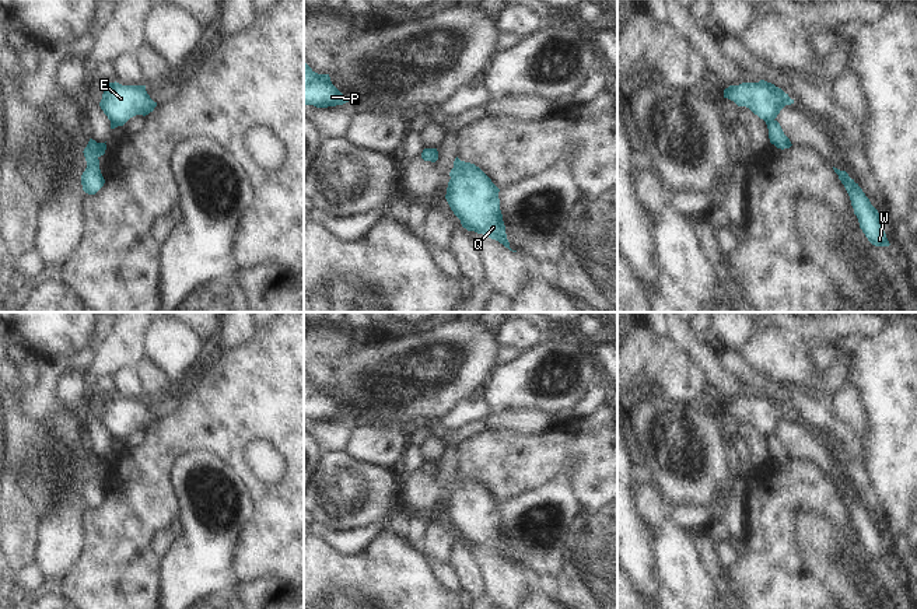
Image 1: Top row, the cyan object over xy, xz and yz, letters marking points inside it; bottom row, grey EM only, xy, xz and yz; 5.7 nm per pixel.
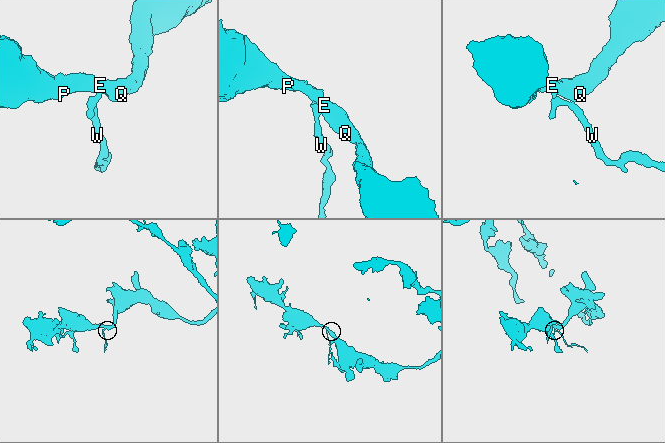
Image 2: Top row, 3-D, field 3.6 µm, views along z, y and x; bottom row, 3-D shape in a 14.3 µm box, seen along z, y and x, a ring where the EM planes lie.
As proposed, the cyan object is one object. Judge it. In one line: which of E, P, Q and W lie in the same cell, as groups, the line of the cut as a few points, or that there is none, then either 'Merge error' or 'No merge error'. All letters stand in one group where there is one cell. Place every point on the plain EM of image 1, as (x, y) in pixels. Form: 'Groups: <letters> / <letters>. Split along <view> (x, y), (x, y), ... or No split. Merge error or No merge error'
Groups: E P Q / W. Split along yz (773, 433), (766, 437). Merge error.

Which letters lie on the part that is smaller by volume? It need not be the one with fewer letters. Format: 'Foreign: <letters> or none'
Foreign: W

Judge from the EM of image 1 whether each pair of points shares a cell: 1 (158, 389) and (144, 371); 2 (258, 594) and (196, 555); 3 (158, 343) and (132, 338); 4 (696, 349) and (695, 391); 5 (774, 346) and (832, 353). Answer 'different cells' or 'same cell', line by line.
1: same cell
2: different cells
3: different cells
4: different cells
5: different cells

